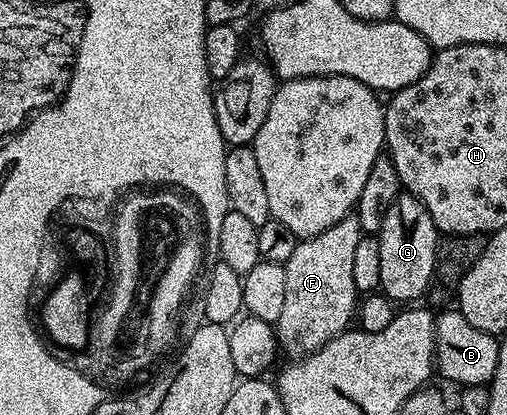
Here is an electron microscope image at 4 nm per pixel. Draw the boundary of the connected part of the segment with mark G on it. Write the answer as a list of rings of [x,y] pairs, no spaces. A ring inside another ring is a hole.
[[[408,192],[398,193],[397,199],[389,205],[383,216],[380,234],[376,235],[379,244],[379,276],[381,277],[380,289],[386,298],[394,303],[413,304],[417,297],[424,295],[434,281],[433,269],[437,259],[437,244],[439,231],[437,225],[431,220],[427,208],[423,203]]]

